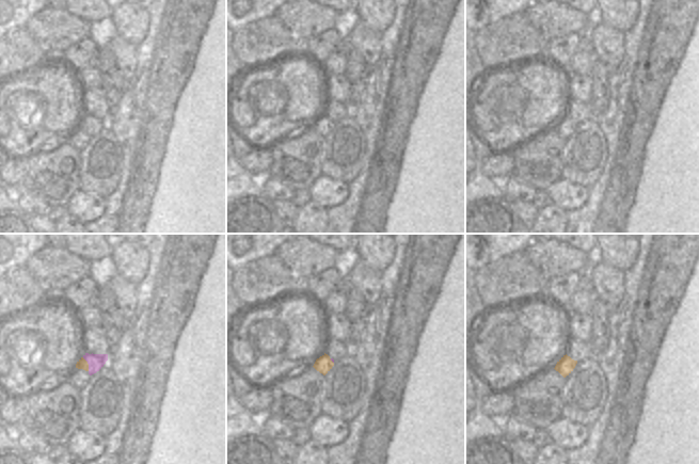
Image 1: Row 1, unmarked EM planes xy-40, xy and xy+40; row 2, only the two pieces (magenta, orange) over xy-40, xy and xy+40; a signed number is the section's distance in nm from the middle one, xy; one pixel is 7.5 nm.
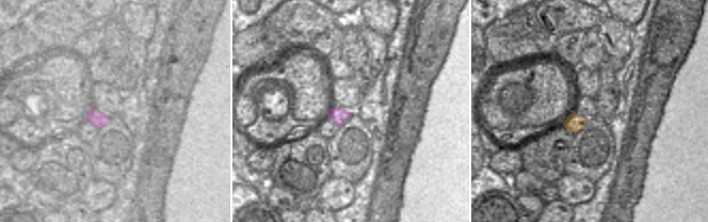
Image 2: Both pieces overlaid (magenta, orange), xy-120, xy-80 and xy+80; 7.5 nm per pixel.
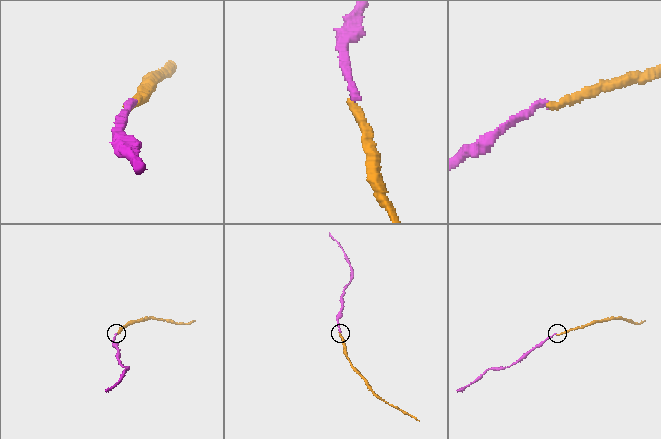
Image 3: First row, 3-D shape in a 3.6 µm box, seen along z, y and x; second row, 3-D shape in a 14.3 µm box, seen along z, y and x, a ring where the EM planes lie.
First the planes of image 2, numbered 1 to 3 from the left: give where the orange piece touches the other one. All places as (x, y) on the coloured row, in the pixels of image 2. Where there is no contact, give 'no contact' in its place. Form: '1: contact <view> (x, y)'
1: no contact
2: no contact
3: no contact

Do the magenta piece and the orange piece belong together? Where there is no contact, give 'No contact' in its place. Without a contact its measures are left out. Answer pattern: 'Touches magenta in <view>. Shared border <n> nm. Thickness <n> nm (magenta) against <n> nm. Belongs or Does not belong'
Touches magenta in xy-40. Shared border 120 nm. Thickness 120 nm (magenta) against 80 nm. Does not belong

